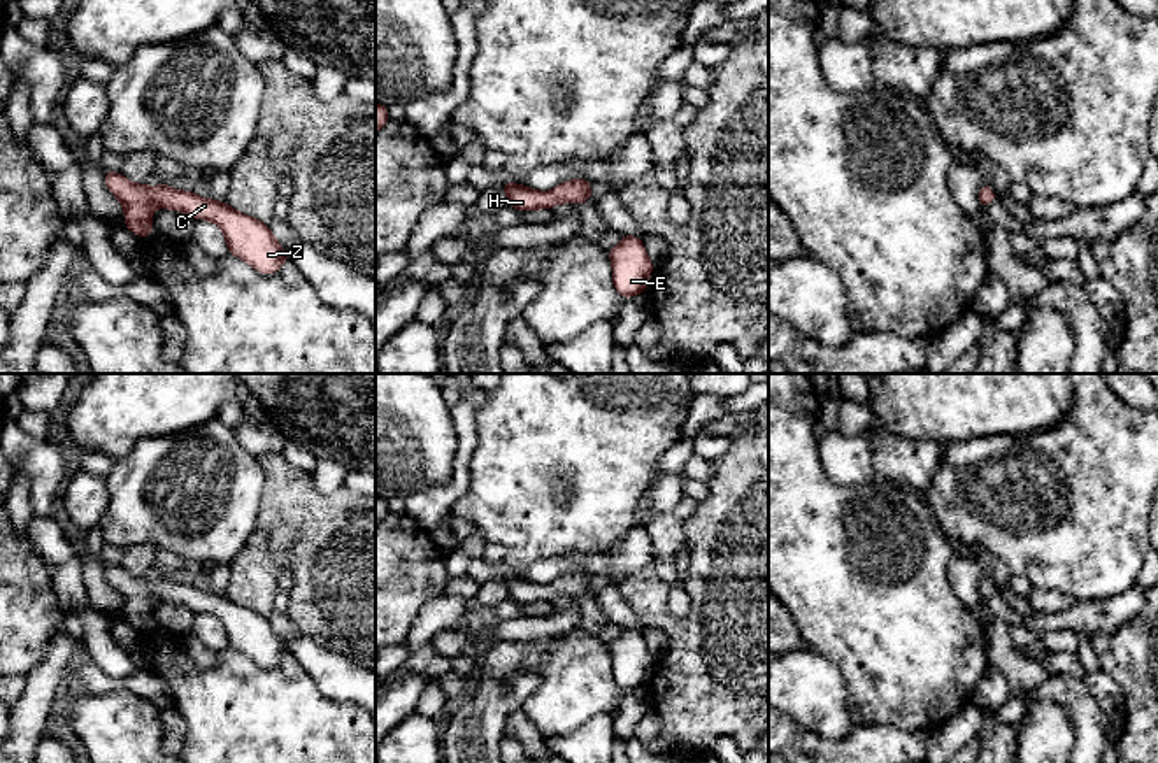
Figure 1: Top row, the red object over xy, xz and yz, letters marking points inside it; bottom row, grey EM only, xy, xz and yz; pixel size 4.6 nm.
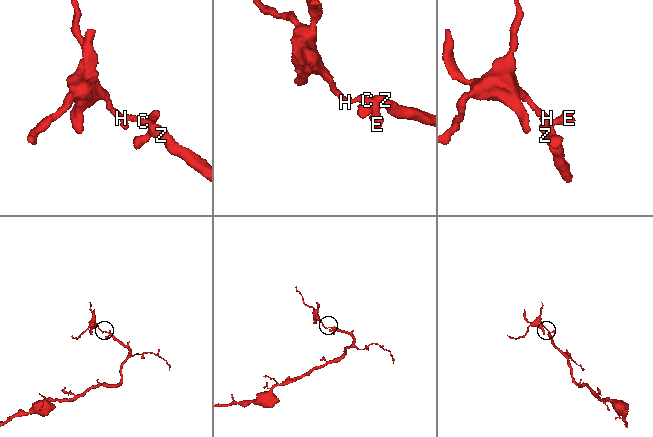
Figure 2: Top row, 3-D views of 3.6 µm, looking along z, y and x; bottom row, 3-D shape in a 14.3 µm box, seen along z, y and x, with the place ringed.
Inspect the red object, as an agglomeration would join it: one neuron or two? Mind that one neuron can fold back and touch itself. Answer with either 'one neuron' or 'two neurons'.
one neuron

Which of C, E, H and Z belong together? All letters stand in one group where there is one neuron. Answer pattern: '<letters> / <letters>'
C E H Z

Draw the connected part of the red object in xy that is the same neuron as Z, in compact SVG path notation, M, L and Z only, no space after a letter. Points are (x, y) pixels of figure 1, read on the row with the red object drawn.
M105 172L105 186L125 207L125 226L137 237L147 239L153 232L153 209L172 209L195 219L209 219L221 228L228 253L244 260L261 274L279 272L284 261L291 263L268 225L230 207L226 202L202 198L193 191L181 191L158 184L133 184L123 174Z

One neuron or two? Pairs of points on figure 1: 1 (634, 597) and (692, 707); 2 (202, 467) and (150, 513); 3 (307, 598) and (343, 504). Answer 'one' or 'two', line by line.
1: one
2: one
3: one

